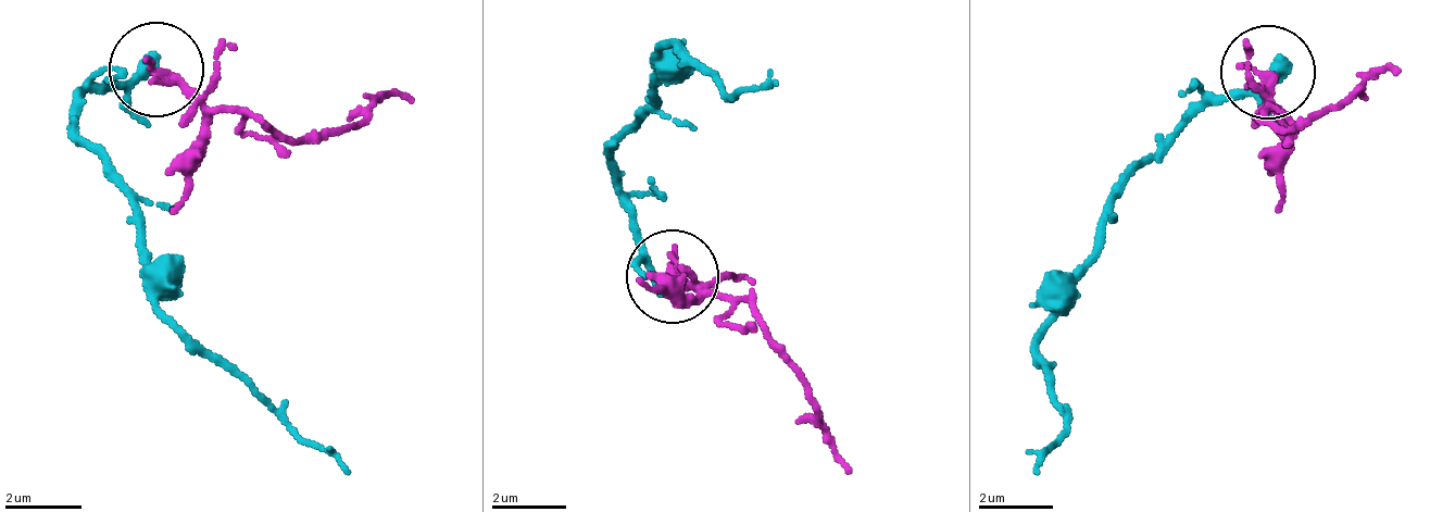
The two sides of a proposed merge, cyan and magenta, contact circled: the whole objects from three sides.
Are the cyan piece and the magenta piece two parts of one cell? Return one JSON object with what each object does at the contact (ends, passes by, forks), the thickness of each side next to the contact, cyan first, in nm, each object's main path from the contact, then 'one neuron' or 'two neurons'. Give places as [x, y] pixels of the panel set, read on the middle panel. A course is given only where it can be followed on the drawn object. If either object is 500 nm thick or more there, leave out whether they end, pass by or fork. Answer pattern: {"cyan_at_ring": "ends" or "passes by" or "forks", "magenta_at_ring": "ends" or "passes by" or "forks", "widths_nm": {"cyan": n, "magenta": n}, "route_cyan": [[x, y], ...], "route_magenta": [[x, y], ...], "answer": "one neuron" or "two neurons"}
{"cyan_at_ring": "passes by", "magenta_at_ring": "ends", "widths_nm": {"cyan": 280, "magenta": 260}, "route_cyan": [[675, 283], [642, 254], [610, 159], [653, 104], [647, 91], [664, 49], [687, 46], [727, 95], [777, 78]], "route_magenta": [[675, 274], [751, 313], [836, 453], [850, 471]], "answer": "two neurons"}

